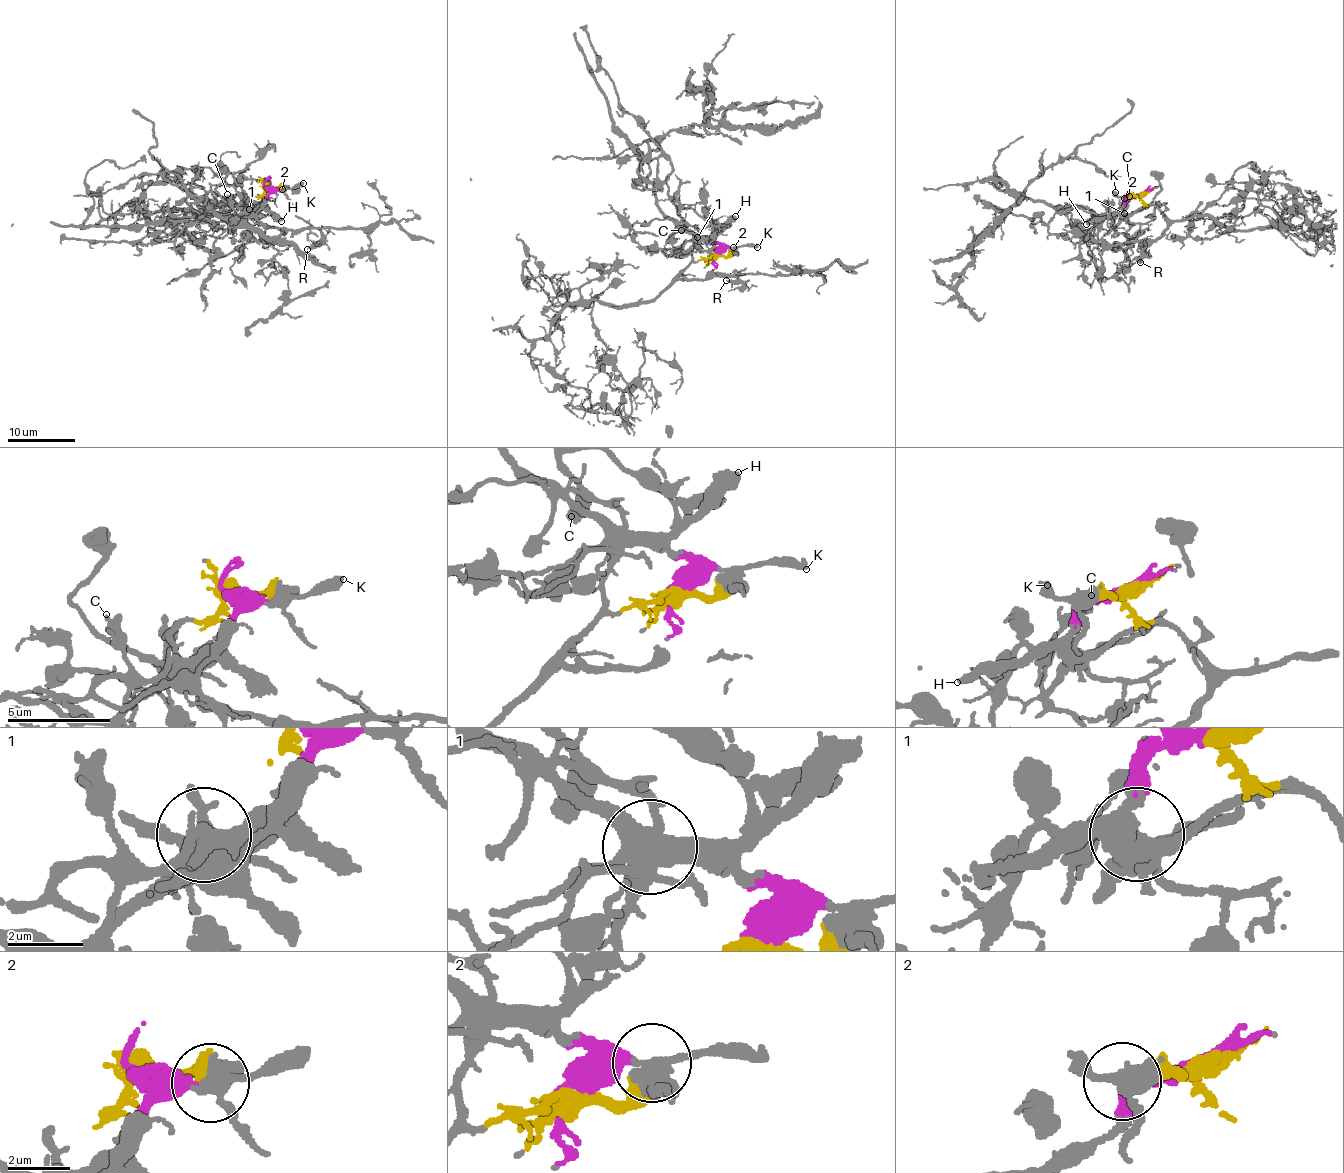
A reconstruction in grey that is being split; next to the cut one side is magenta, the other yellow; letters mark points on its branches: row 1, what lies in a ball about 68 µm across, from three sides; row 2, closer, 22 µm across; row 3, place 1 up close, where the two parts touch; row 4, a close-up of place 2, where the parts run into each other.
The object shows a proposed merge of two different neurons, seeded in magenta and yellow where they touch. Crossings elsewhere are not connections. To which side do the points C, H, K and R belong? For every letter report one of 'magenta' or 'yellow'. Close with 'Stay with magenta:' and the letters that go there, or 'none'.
C: yellow
H: magenta
K: magenta
R: yellow
Stay with magenta: H, K

